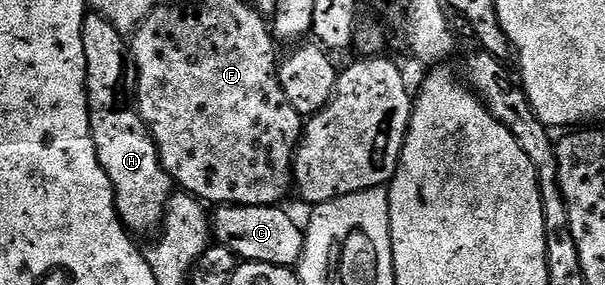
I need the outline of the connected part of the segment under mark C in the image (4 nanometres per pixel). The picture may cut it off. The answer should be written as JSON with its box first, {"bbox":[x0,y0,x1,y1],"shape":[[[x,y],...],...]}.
{"bbox":[213,205,304,268],"shape":[[[223,205],[218,208],[219,212],[213,215],[213,239],[216,244],[231,250],[240,260],[249,263],[268,263],[269,265],[281,265],[282,267],[294,268],[303,255],[304,228],[299,227],[282,211],[282,206],[270,207],[236,207]]]}

